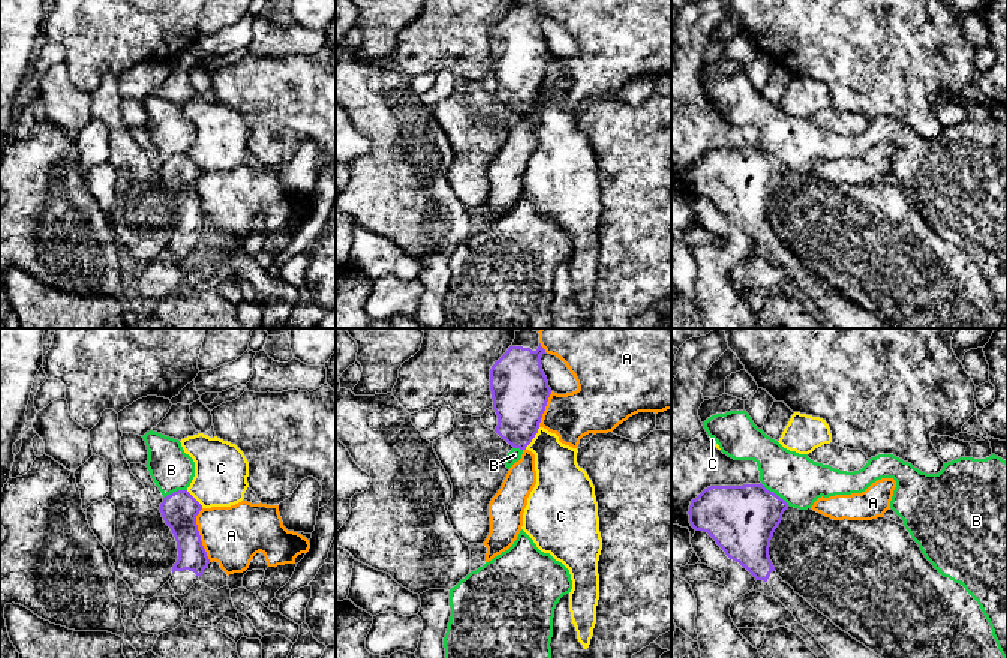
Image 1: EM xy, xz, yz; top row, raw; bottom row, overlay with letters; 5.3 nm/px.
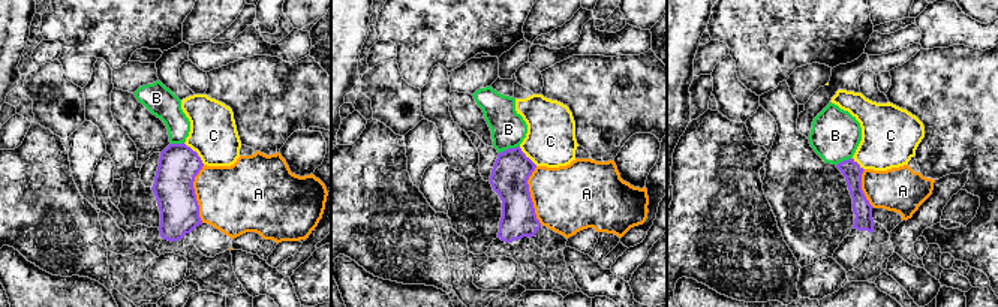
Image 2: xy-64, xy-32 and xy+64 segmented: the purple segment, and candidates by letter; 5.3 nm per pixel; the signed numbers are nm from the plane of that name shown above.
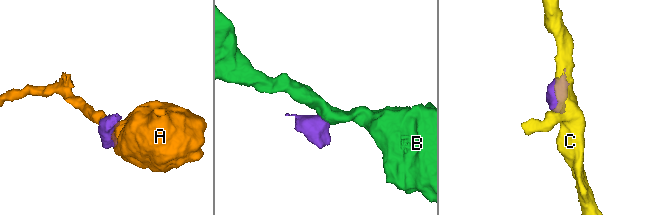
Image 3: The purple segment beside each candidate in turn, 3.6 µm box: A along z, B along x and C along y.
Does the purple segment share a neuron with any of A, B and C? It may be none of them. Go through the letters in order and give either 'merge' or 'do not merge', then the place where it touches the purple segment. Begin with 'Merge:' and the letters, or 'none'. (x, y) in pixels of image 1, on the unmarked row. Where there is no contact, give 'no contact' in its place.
Merge: none
A: do not merge | xy (200, 200)
B: do not merge | yz (775, 158)
C: do not merge | xz (534, 101)

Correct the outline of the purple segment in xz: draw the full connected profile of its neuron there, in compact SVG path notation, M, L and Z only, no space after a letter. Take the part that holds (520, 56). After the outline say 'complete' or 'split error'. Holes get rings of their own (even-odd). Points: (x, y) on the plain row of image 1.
M515 0L490 33L490 55L498 79L495 96L514 112L526 114L538 97L551 52L541 30L539 0Z; split error

